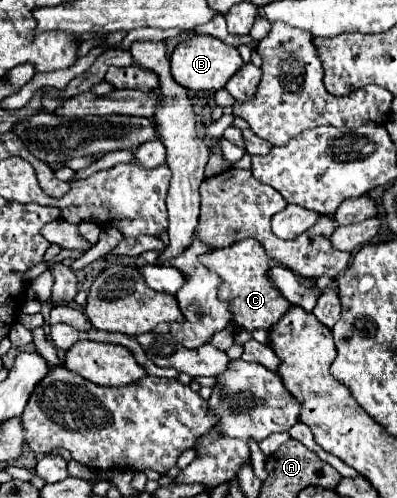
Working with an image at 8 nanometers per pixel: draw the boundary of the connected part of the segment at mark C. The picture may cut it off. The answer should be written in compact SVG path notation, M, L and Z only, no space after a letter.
M245 239L241 243L235 243L233 247L215 249L199 257L199 261L213 273L217 273L223 281L219 287L219 297L229 301L229 311L233 313L235 325L243 331L235 335L235 343L247 343L251 339L251 331L255 329L269 329L275 325L291 307L283 295L279 295L279 289L267 279L267 271L271 267L285 267L283 263L271 259L265 251L265 247L257 239Z

